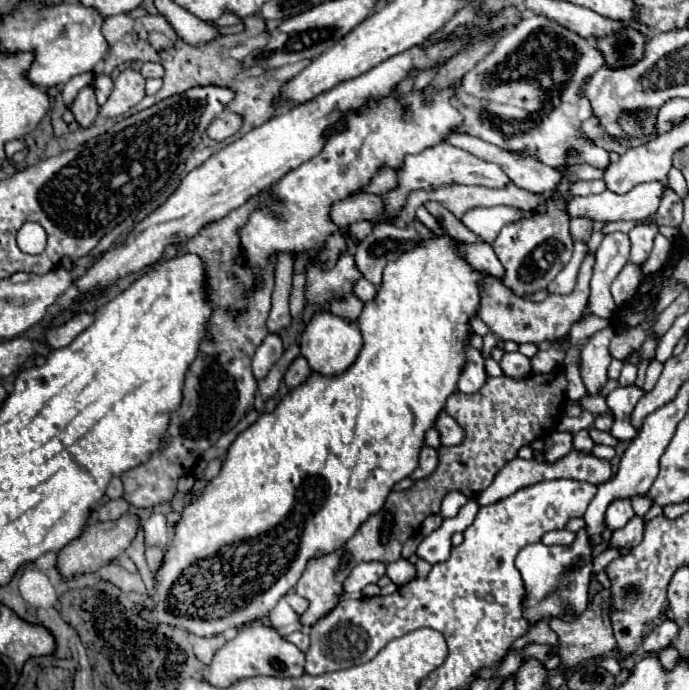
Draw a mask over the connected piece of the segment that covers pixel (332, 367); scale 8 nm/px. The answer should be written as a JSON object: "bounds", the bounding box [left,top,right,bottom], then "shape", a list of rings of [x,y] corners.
{"bounds":[300,311,362,375],"shape":[[[330,311],[314,313],[300,337],[300,353],[308,359],[312,371],[322,375],[336,375],[346,371],[354,363],[360,349],[362,349],[362,335],[356,321],[346,321],[344,317],[332,315]]]}

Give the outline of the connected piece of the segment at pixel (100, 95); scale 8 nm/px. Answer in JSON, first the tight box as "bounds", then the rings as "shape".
{"bounds":[94,73,112,105],"shape":[[[94,73],[94,91],[96,91],[96,99],[98,99],[98,105],[104,105],[106,99],[110,97],[110,91],[112,91],[112,79],[104,73]]]}

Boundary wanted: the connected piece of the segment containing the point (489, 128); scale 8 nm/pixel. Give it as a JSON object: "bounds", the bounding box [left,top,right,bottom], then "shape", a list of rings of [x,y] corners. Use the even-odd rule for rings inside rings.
{"bounds":[454,11,608,167],"shape":[[[524,11],[522,21],[518,21],[514,29],[506,29],[498,37],[494,49],[454,85],[454,97],[458,97],[462,117],[466,117],[466,135],[480,137],[514,153],[526,149],[526,153],[534,153],[536,161],[550,167],[558,167],[562,163],[590,163],[594,167],[606,167],[608,151],[580,137],[582,121],[592,115],[584,89],[600,67],[602,53],[594,49],[594,43],[548,17]],[[512,119],[540,119],[540,125],[510,137],[494,129],[494,121]],[[568,149],[578,149],[580,155],[568,157]]]}

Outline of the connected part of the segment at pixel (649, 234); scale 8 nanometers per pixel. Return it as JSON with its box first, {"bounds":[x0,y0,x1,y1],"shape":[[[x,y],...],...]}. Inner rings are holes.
{"bounds":[628,223,658,267],"shape":[[[656,223],[638,225],[628,233],[630,241],[632,241],[632,253],[630,253],[630,263],[632,265],[642,267],[648,261],[650,251],[652,251],[652,241],[654,241],[656,233],[658,233]]]}

